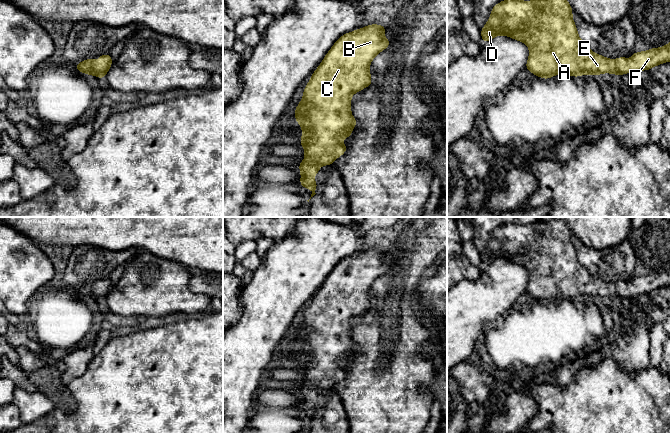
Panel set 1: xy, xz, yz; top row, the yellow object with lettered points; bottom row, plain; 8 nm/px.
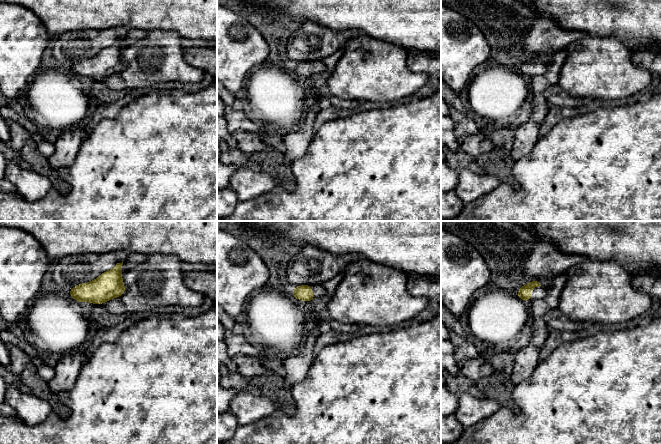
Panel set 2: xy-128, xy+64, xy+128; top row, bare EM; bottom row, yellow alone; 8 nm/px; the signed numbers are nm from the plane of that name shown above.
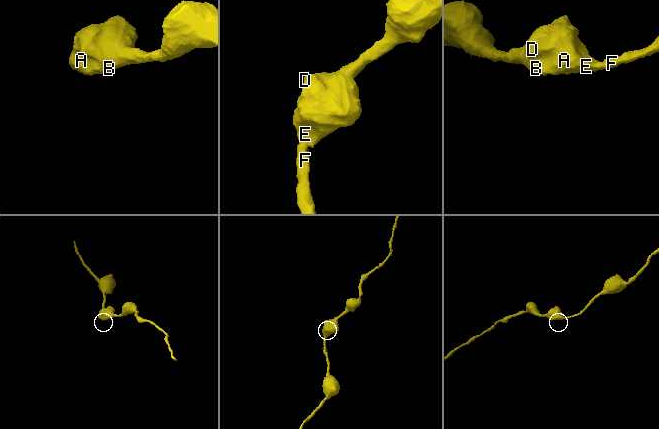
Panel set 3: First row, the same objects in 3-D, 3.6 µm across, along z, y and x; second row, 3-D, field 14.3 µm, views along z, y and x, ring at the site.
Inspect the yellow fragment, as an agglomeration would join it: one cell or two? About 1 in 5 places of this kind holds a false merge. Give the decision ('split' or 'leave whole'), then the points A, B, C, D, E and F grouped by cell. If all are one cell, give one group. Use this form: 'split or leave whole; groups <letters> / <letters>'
leave whole; groups A B C D E F

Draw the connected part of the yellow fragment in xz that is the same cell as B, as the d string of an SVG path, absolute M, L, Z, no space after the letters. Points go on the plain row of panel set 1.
M371 248L342 259L313 296L304 312L303 322L294 334L294 343L303 354L299 366L305 374L304 385L298 388L302 400L299 408L312 415L310 423L316 418L317 406L313 399L319 397L319 390L332 390L347 374L347 369L340 364L349 362L352 351L358 349L351 338L351 320L372 309L370 287L390 269L389 263L383 261L385 255L386 250Z

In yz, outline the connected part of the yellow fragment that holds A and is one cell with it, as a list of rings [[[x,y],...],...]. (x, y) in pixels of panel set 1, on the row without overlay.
[[[551,217],[548,221],[538,221],[533,225],[503,224],[491,233],[491,240],[480,254],[483,267],[487,267],[497,259],[504,259],[525,267],[530,278],[526,294],[550,303],[557,298],[579,301],[583,298],[598,300],[602,297],[615,299],[637,297],[671,285],[671,265],[661,272],[634,277],[630,280],[634,292],[629,294],[628,281],[616,284],[595,278],[579,262],[572,242],[573,233],[565,221]]]

